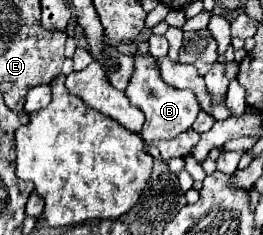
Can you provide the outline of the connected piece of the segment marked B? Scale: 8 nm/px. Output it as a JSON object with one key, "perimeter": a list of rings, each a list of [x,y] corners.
{"perimeter":[[[136,54],[134,64],[136,64],[136,70],[134,70],[134,76],[132,76],[132,80],[130,80],[128,88],[126,88],[126,96],[146,116],[144,128],[142,128],[144,140],[148,144],[154,144],[154,142],[160,142],[160,140],[172,140],[180,132],[188,130],[192,126],[192,122],[196,120],[198,112],[200,112],[200,104],[196,102],[194,92],[178,90],[178,88],[172,88],[172,86],[164,84],[160,74],[158,74],[156,60],[152,56]]]}

